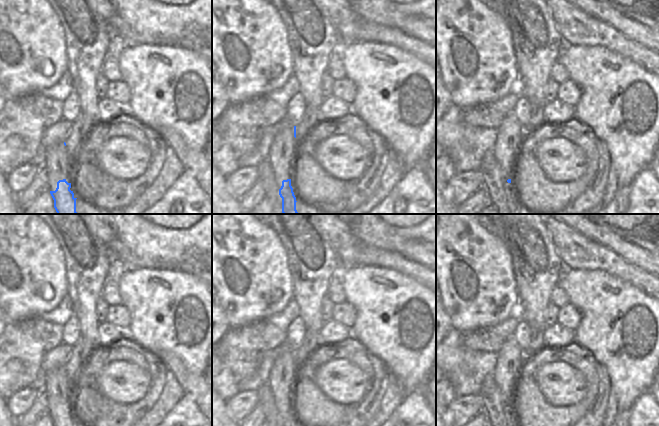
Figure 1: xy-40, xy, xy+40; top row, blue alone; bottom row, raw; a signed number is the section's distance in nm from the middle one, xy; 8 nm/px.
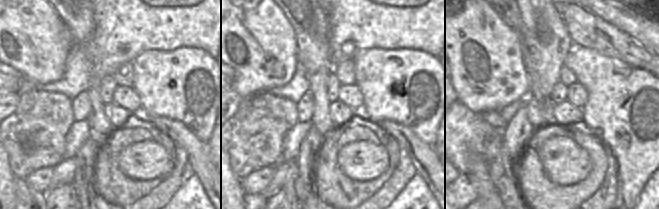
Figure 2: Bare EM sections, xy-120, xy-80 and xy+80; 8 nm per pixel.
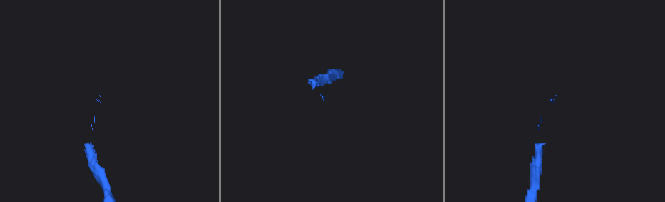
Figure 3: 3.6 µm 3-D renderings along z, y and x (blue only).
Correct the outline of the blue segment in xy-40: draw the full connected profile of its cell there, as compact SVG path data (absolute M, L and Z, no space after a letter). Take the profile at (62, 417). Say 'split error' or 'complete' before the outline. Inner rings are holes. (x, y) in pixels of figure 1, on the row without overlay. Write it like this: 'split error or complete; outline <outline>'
split error; outline M63 365L51 373L47 373L41 383L36 385L41 389L48 400L48 415L54 426L76 426L71 407L66 405L70 397L71 384L68 380L66 367Z

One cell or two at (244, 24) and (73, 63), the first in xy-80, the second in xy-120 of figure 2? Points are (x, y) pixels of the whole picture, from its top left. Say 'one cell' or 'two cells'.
two cells

